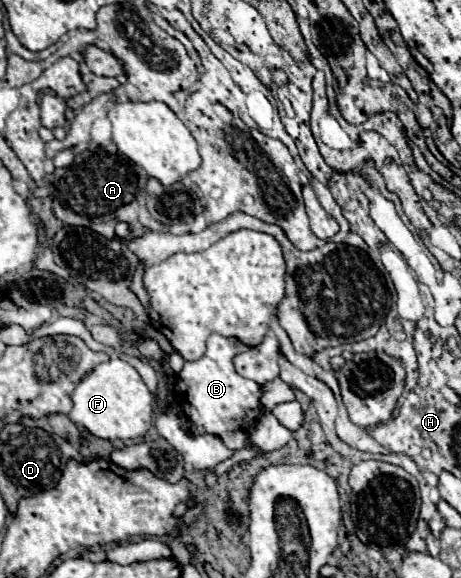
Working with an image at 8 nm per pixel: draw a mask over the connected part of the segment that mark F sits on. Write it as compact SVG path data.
M118 357L100 363L92 373L88 373L76 385L70 399L74 407L68 417L78 427L88 429L94 437L100 439L108 439L108 441L116 441L116 439L134 441L138 437L142 439L152 425L152 395L146 383L142 381L142 377L138 375L138 371L130 363Z

